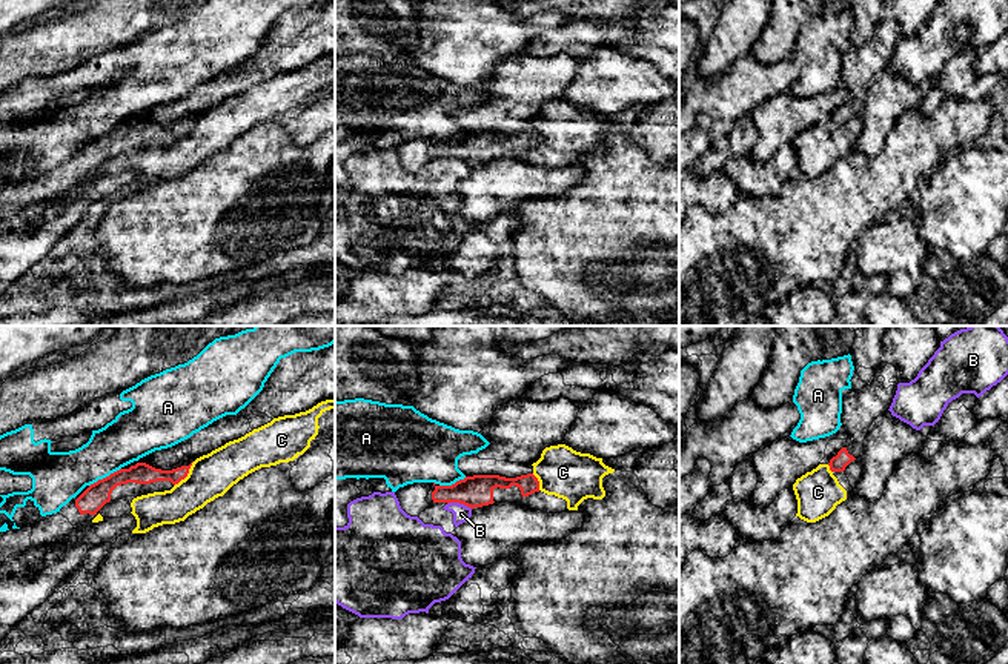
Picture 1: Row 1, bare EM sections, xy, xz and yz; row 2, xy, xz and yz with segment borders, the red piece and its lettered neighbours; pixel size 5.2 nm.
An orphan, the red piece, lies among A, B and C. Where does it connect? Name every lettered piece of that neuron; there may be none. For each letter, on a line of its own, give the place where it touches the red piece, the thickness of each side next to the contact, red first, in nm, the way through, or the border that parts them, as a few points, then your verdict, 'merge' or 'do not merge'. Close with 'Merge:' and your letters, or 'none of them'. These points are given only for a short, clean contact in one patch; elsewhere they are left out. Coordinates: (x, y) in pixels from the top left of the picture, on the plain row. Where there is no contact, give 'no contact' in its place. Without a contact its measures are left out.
A: contact xy (106, 132); calibres 120 and 260 nm; border xy (120, 123), (89, 142); do not merge
B: contact xz (460, 159); calibres 170 and 90 nm; border xz (447, 159), (463, 159), (470, 165); do not merge
C: contact xy (186, 131); calibres 110 and 220 nm; do not merge
Merge: none of them

